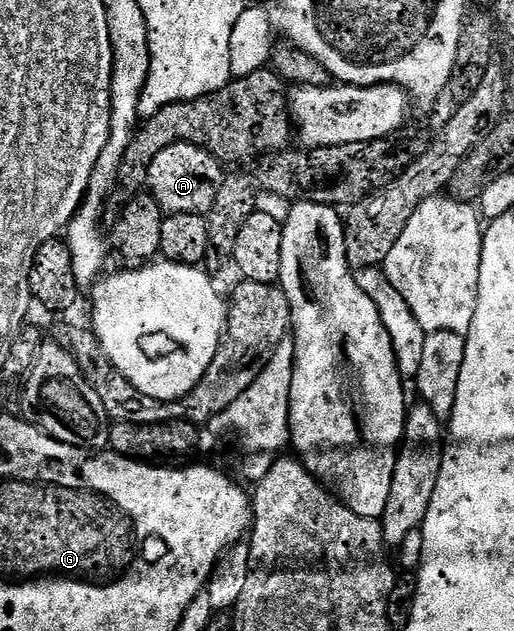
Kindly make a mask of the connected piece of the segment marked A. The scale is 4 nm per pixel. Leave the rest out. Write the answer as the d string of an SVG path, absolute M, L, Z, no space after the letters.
M174 144L165 146L157 158L153 158L153 166L149 166L146 187L149 194L163 207L164 213L206 214L217 199L217 190L221 190L221 182L225 175L224 165L215 156L201 151L192 144Z

